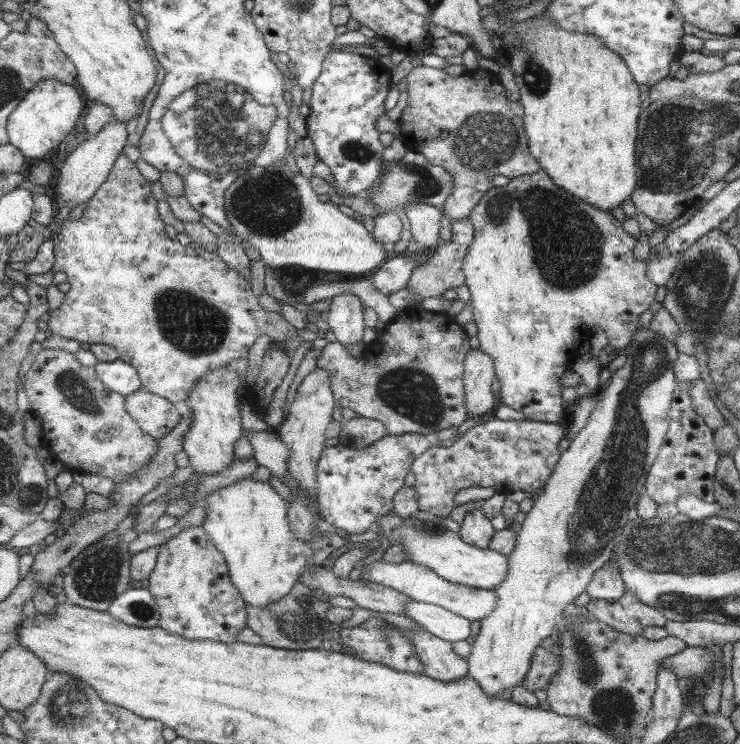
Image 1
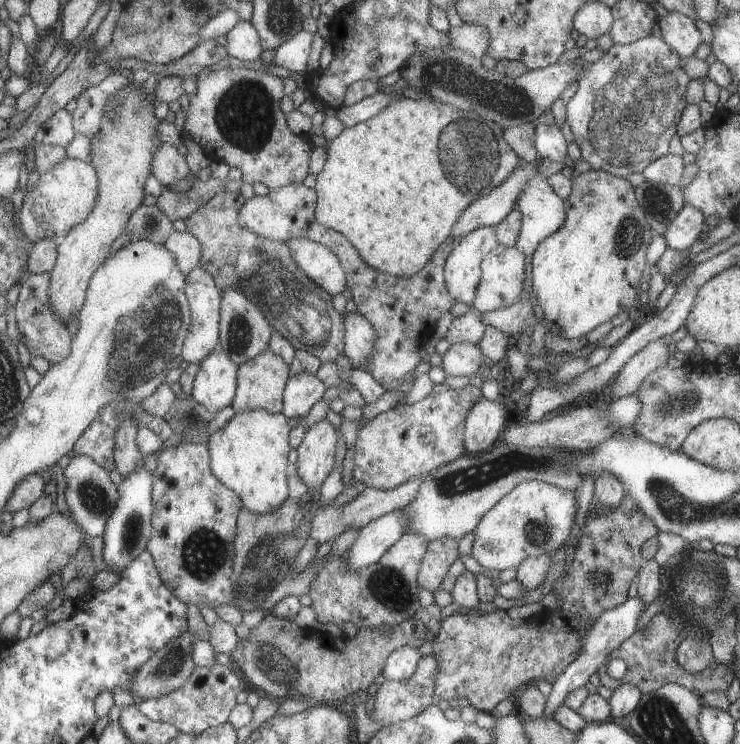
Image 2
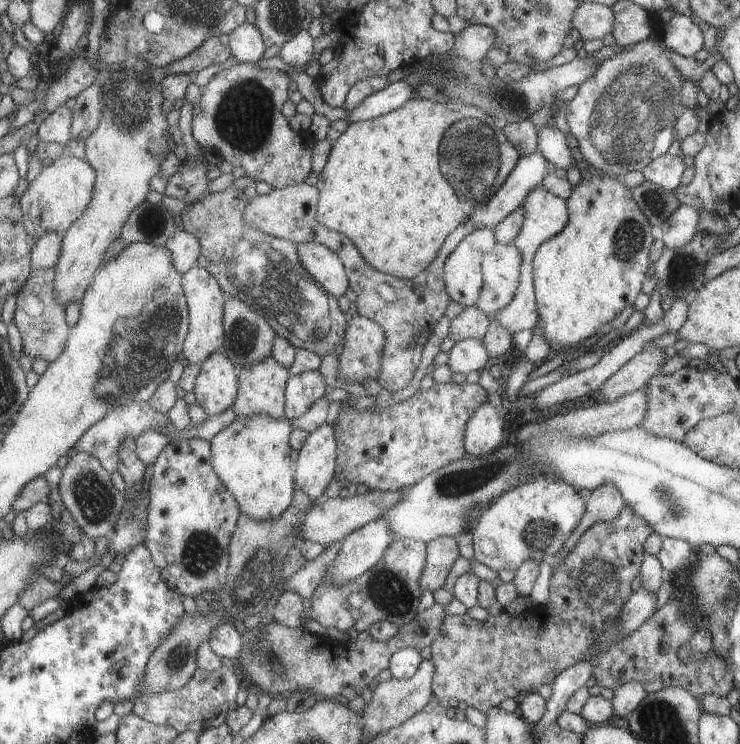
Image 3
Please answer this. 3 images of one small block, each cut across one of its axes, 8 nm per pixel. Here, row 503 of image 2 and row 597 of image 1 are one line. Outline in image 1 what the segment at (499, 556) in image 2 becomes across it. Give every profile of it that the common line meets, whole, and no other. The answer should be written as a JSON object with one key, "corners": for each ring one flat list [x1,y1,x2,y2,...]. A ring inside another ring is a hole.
{"corners":[[641,327,637,334,633,334,633,341,625,350,625,363,598,389,599,399,588,421,570,440,548,482,545,482,543,491,526,512,520,530,516,532,515,546,507,557,508,576,492,590,497,598,496,606,479,621,479,634,475,636,466,659,466,675,480,685,485,695,501,697,511,687,521,685,532,662,533,652,542,639,553,636,553,628,565,609,573,606,575,597,587,589,592,575,605,566,615,545,620,542,625,512,635,507,640,495,645,494,648,470,656,460,668,429,669,402,677,383,673,369,678,353,675,344,649,327]]}

